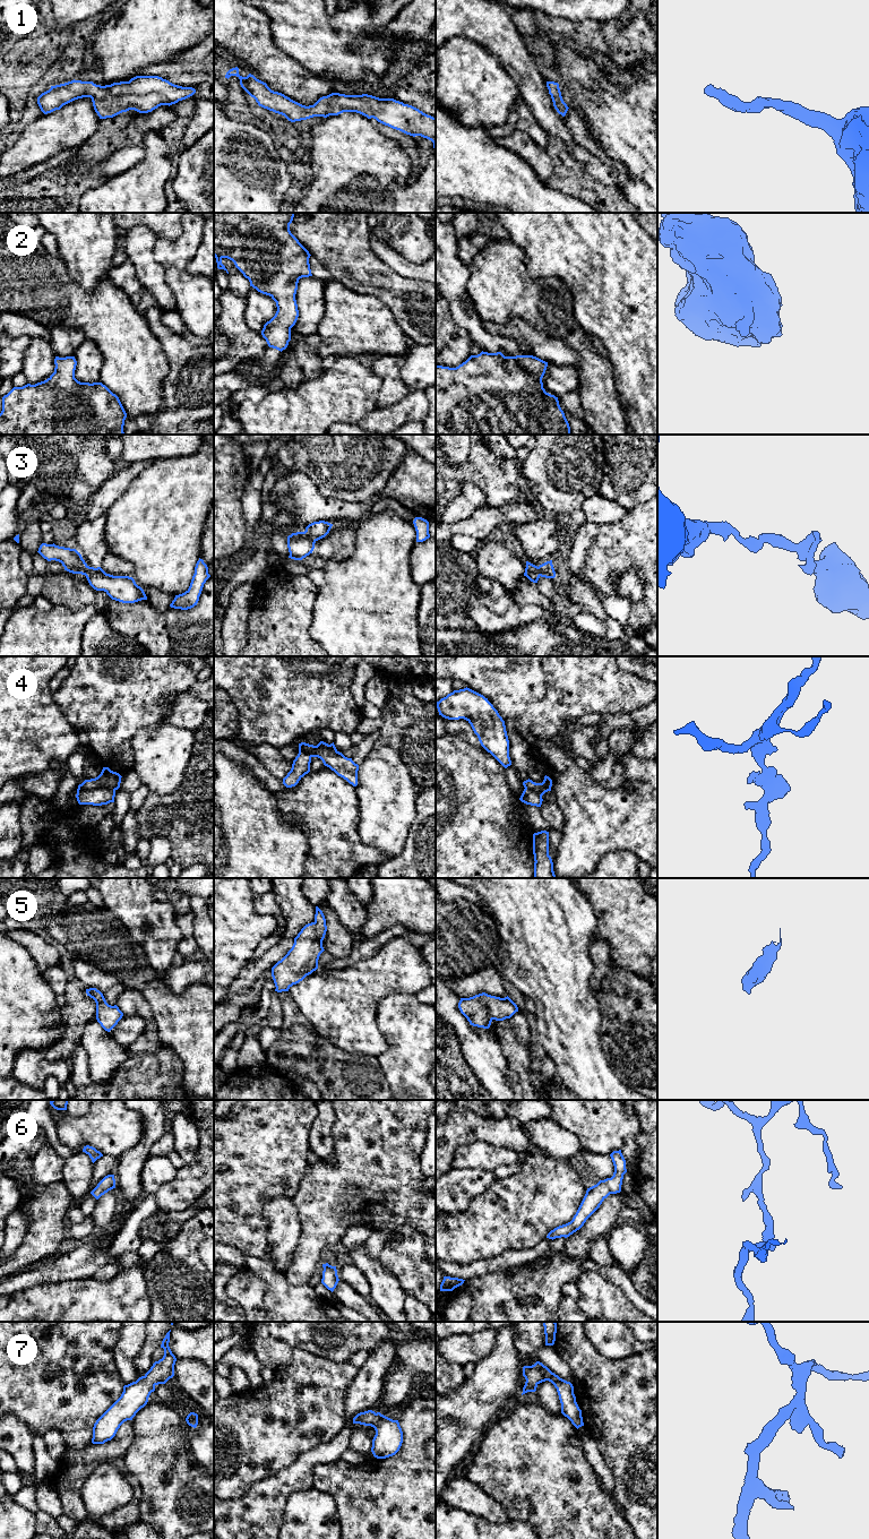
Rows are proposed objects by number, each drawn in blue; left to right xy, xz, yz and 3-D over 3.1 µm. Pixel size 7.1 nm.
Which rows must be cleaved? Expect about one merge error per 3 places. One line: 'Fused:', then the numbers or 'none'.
Fused: 3, 4

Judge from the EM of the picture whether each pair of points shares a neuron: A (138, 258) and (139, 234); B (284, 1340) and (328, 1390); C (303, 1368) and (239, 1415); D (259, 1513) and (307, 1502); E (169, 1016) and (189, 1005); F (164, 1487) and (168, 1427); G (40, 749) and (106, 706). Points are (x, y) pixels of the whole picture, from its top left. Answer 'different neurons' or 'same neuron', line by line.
A: same neuron
B: different neurons
C: same neuron
D: different neurons
E: same neuron
F: same neuron
G: different neurons

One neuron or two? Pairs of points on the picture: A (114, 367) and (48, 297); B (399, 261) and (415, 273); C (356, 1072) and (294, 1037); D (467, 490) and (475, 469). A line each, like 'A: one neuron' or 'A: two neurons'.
A: one neuron
B: one neuron
C: one neuron
D: two neurons

